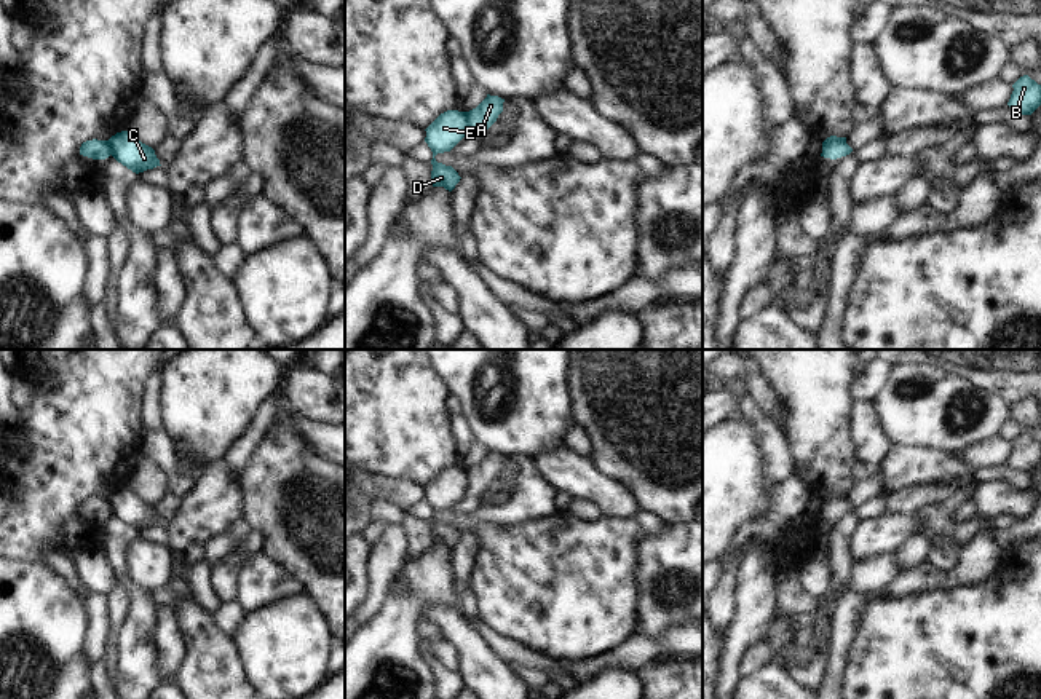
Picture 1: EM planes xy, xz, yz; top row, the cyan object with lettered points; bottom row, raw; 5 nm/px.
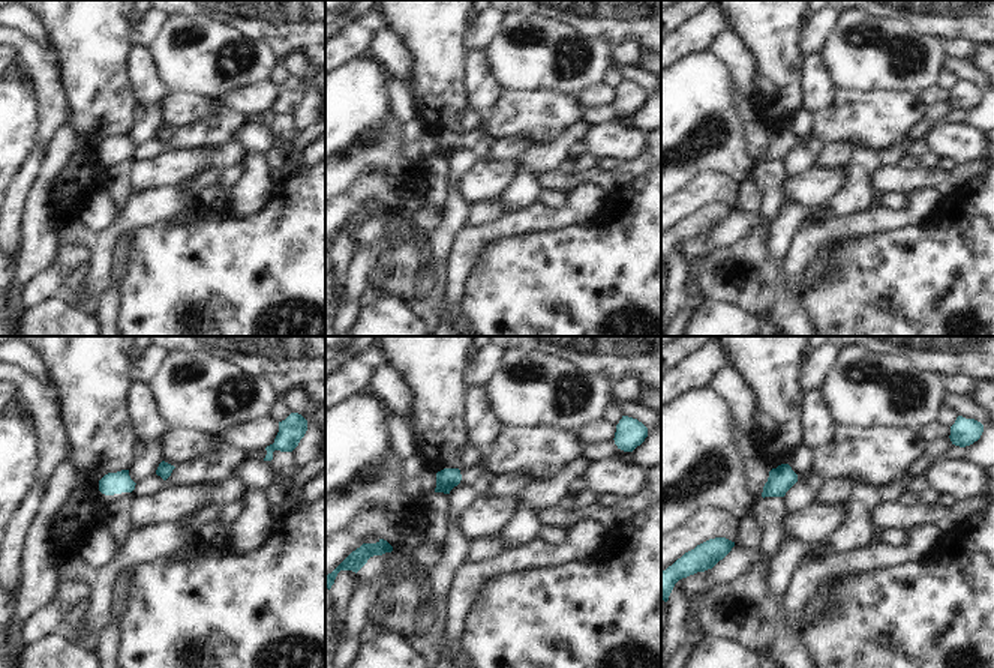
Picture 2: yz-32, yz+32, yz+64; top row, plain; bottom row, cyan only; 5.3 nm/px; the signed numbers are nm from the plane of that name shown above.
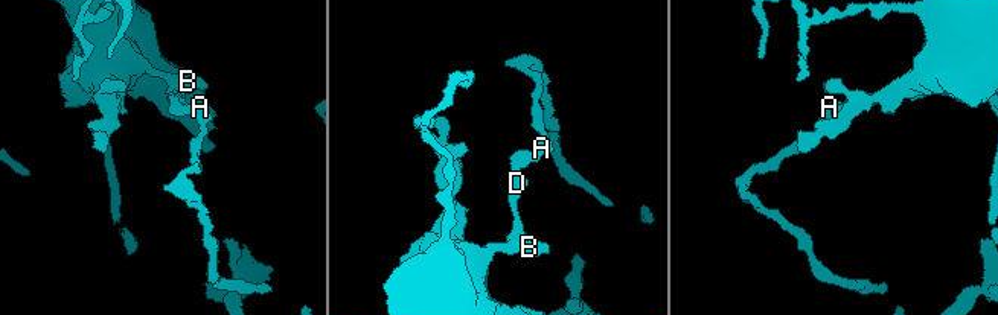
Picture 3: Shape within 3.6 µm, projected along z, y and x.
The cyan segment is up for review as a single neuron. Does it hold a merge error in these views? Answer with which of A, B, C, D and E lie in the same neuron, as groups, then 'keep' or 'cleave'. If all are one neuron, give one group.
groups A C / B D E; cleave

